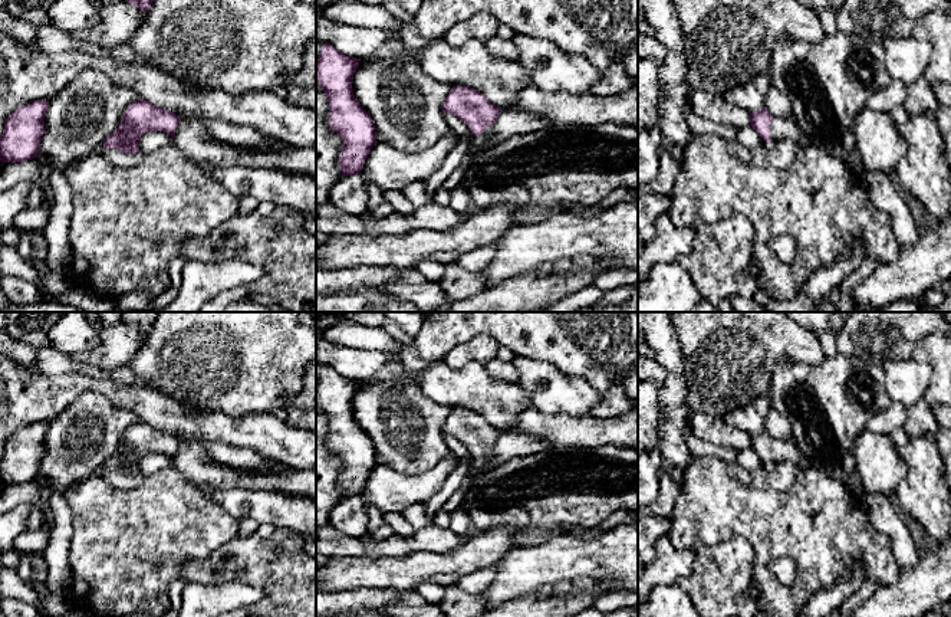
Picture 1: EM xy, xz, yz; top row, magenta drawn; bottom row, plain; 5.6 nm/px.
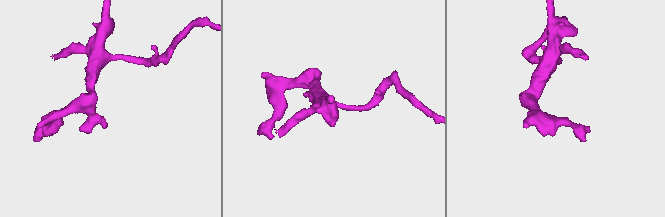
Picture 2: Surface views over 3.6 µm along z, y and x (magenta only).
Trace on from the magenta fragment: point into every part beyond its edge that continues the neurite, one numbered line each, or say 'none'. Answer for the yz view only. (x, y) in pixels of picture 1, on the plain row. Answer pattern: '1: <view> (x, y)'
1: yz (780, 450)

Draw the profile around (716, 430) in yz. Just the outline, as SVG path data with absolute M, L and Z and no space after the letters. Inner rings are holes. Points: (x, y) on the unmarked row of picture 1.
M691 413L691 430L692 434L701 442L718 447L731 447L737 452L751 449L750 434L730 426L724 417Z

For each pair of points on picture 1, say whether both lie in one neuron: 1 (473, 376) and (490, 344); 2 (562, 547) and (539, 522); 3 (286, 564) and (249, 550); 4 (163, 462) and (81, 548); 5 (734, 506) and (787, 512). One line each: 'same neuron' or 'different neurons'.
1: different neurons
2: different neurons
3: same neuron
4: different neurons
5: same neuron

